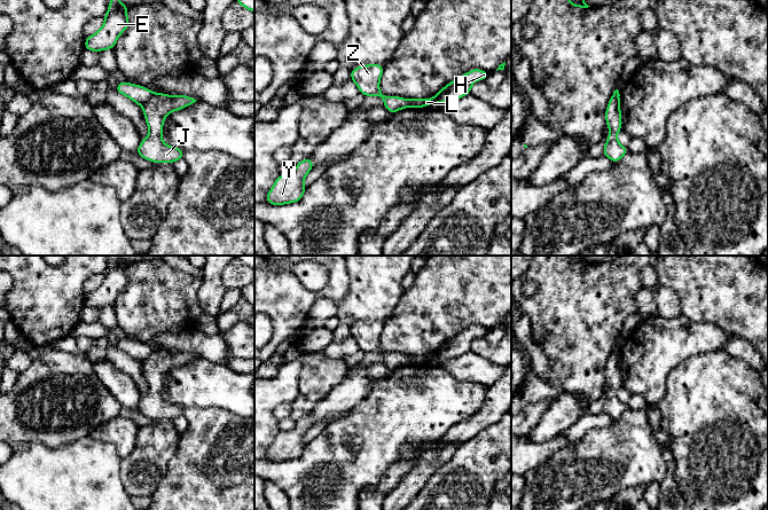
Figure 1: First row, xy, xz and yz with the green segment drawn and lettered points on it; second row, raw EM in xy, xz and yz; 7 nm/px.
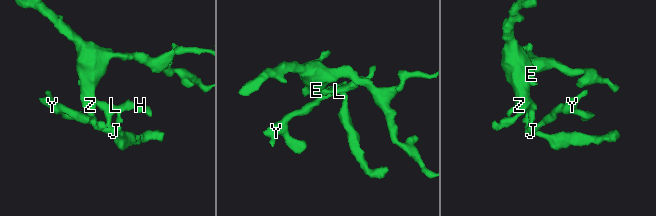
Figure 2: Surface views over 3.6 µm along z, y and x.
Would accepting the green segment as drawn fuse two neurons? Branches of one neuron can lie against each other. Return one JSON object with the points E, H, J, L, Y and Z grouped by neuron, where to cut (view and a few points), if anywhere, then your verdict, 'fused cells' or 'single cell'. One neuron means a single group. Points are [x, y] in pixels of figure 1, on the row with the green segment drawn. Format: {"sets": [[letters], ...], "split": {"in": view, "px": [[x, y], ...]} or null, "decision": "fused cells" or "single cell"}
{"sets": [["E", "Z"], ["H", "J", "L", "Y"]], "split": {"in": "xy", "px": [[154, 93], [142, 106]]}, "decision": "fused cells"}

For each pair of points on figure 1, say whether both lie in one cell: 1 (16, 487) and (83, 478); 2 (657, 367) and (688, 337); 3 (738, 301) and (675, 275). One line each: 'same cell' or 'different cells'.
1: same cell
2: same cell
3: same cell

